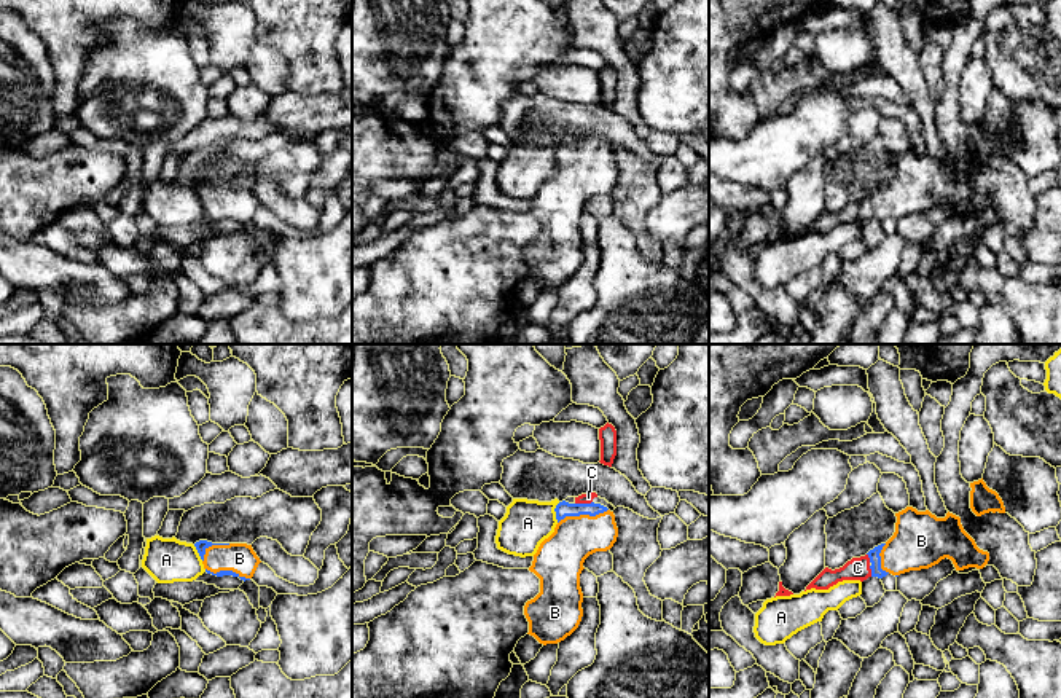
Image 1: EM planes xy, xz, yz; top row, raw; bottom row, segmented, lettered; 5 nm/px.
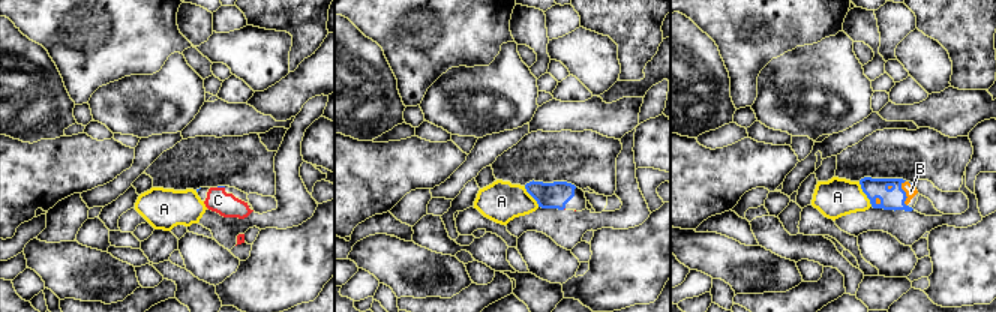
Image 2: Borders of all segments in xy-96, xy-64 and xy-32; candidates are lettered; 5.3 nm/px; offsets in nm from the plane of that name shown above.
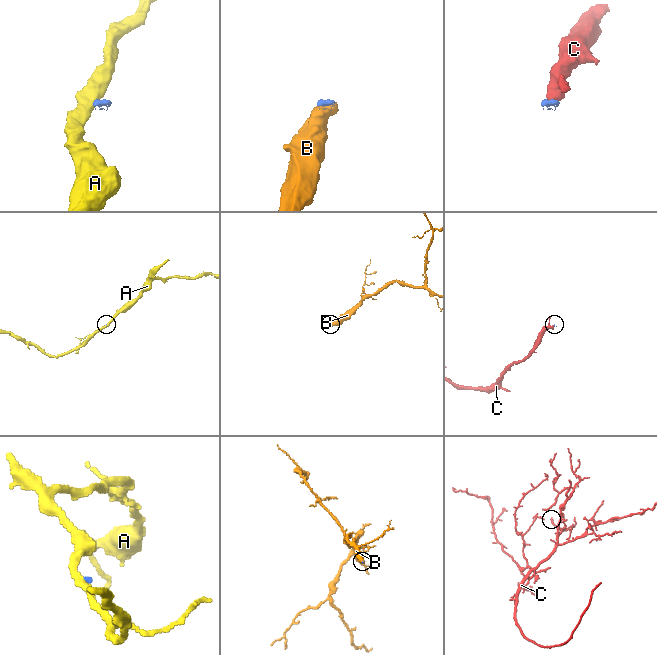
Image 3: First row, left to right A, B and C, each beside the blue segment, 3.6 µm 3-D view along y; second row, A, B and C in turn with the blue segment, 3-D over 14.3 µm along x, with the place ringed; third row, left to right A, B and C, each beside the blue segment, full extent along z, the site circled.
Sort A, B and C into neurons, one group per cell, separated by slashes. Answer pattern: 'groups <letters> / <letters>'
groups A / B C

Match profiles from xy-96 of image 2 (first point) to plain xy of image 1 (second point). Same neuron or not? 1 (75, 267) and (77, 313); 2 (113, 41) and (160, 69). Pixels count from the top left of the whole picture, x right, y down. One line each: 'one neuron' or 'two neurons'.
1: two neurons
2: two neurons

